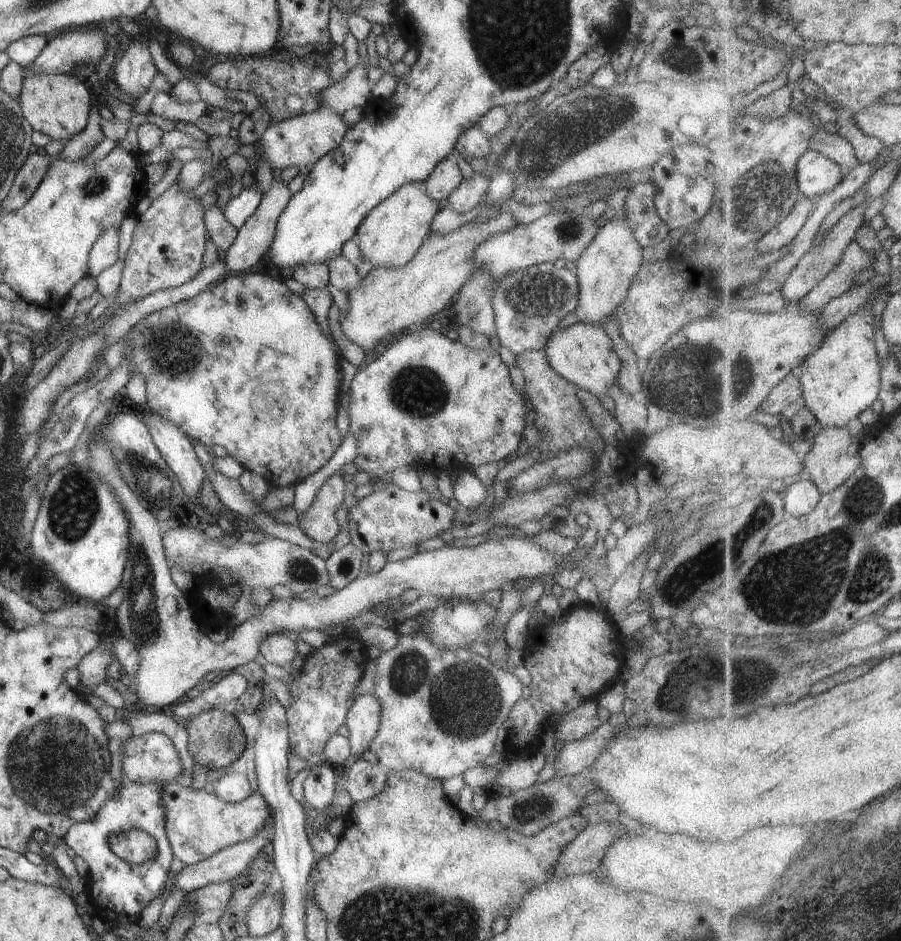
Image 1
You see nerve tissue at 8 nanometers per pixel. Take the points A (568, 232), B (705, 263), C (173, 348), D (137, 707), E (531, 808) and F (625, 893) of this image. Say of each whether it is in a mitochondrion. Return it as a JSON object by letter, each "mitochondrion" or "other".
{"A":"mitochondrion","B":"other","C":"mitochondrion","D":"other","E":"mitochondrion","F":"other"}

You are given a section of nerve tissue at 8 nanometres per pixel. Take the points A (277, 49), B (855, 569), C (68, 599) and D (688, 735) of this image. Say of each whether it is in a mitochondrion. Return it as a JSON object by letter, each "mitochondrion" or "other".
{"A":"other","B":"mitochondrion","C":"other","D":"other"}

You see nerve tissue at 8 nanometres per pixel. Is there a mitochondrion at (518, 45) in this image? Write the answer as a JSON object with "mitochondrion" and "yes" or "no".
{"mitochondrion":"yes"}

